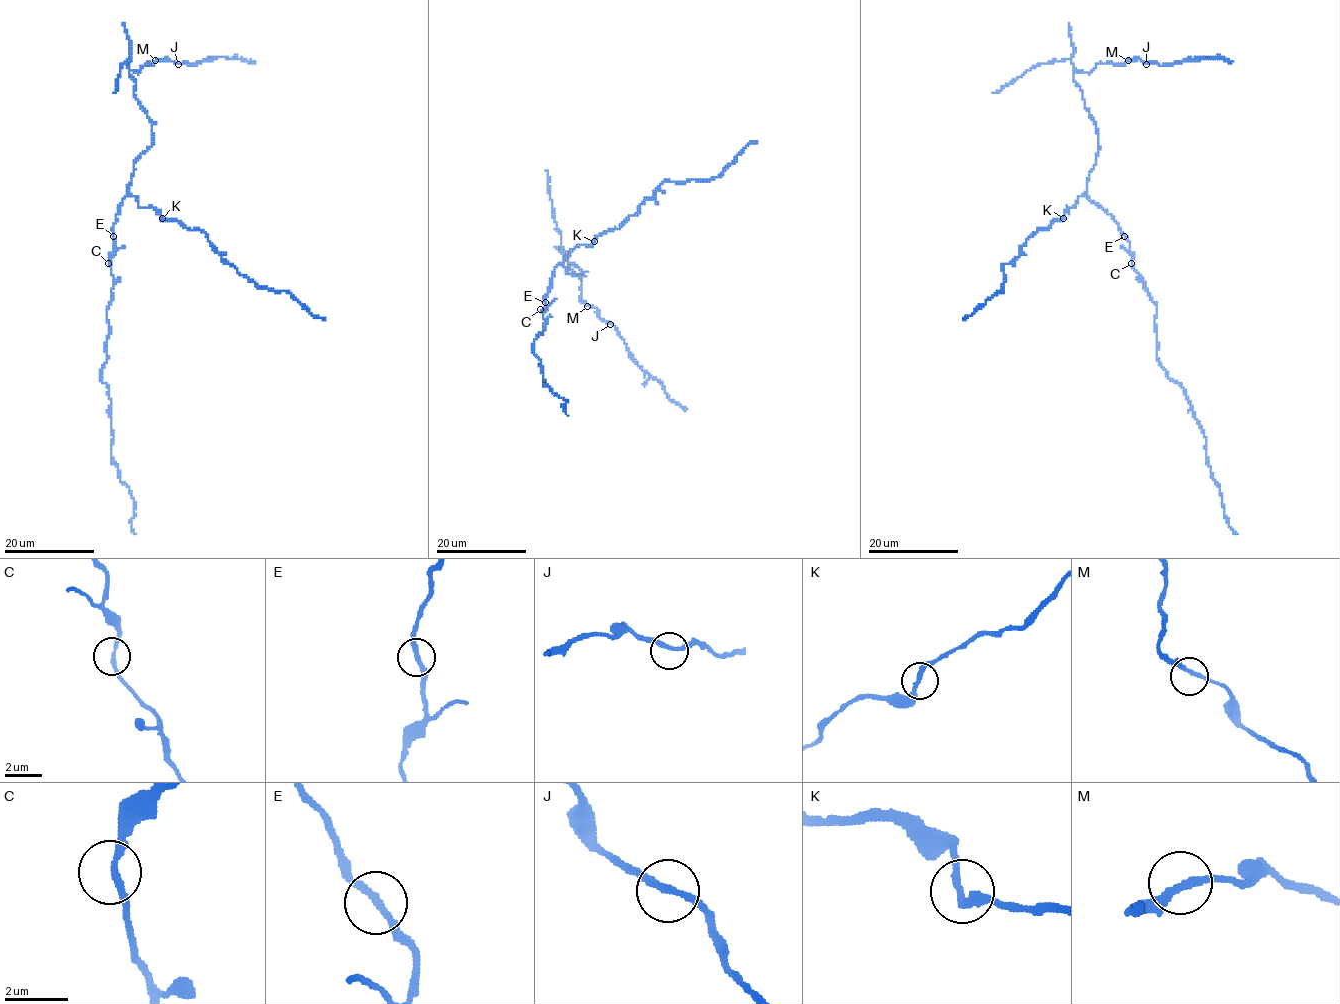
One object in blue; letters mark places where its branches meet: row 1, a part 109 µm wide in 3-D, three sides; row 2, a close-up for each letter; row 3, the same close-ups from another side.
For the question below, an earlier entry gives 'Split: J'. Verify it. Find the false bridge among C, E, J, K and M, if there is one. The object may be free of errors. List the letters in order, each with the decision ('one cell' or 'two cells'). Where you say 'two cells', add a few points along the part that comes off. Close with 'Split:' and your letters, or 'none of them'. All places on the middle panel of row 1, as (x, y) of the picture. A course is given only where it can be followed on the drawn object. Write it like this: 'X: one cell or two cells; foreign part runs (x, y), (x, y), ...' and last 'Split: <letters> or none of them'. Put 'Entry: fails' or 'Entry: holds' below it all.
C: one cell
E: one cell
J: one cell
K: one cell
M: one cell
Split: none of them
Entry: fails

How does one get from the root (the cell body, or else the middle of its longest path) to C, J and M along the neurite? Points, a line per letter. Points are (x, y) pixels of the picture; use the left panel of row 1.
C: (119, 208), (113, 228), (115, 250), (108, 263)
J: (119, 208), (134, 162), (152, 143), (151, 121), (135, 96), (130, 71), (137, 73), (155, 60), (178, 64)
M: (119, 208), (134, 162), (152, 143), (151, 121), (135, 96), (130, 71), (137, 73), (155, 60)

